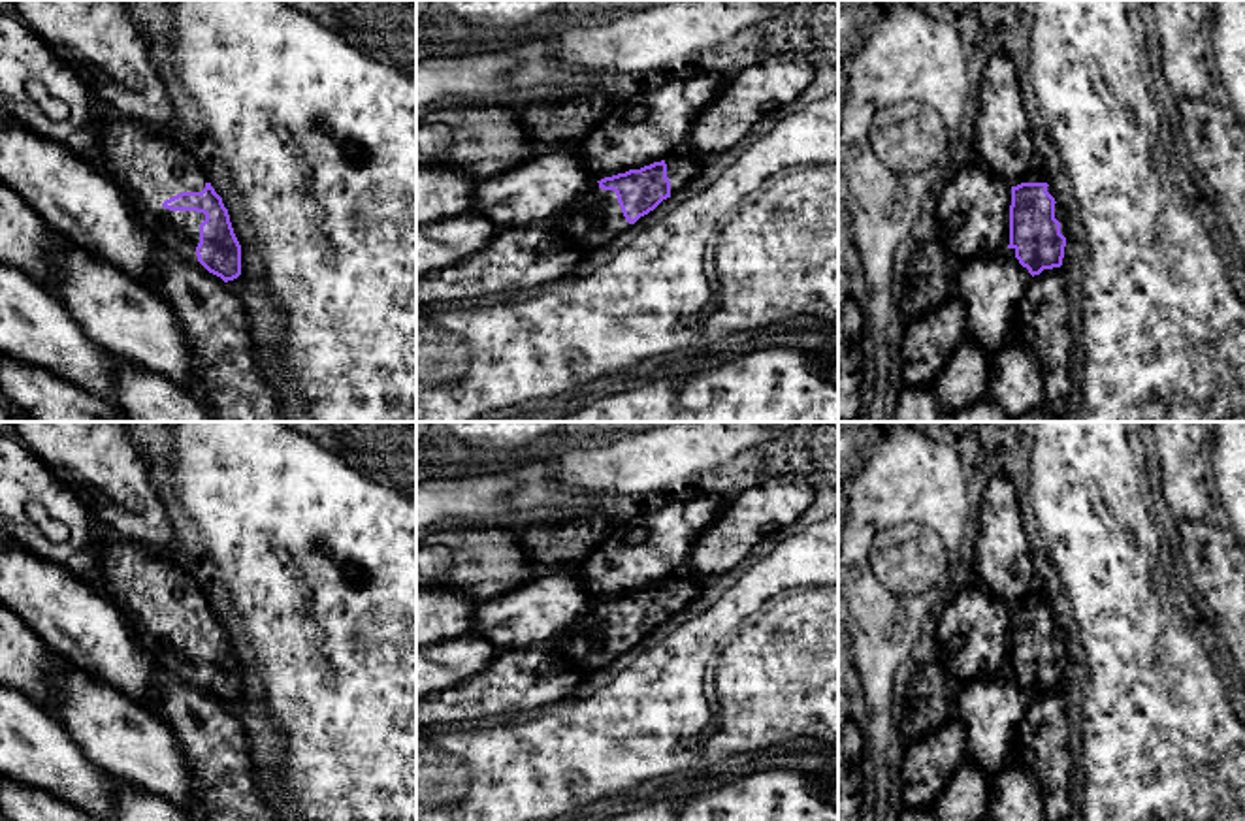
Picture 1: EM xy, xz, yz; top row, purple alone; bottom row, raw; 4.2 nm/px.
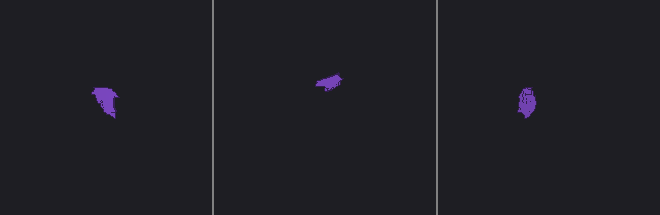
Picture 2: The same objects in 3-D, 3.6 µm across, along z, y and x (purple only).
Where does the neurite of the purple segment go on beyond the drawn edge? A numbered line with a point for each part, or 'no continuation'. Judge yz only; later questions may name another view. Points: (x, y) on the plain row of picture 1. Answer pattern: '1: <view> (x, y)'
1: yz (1033, 597)

